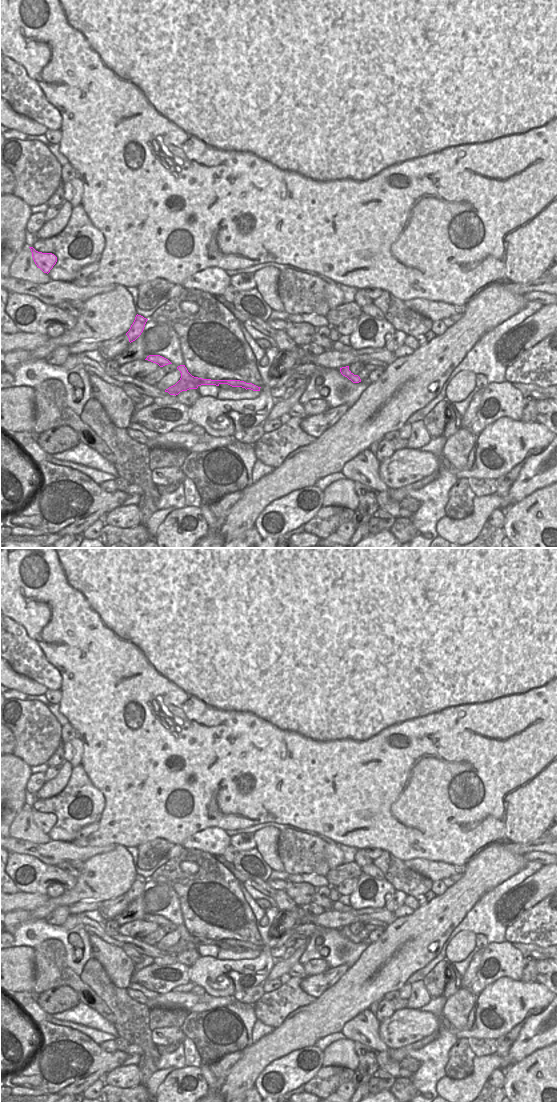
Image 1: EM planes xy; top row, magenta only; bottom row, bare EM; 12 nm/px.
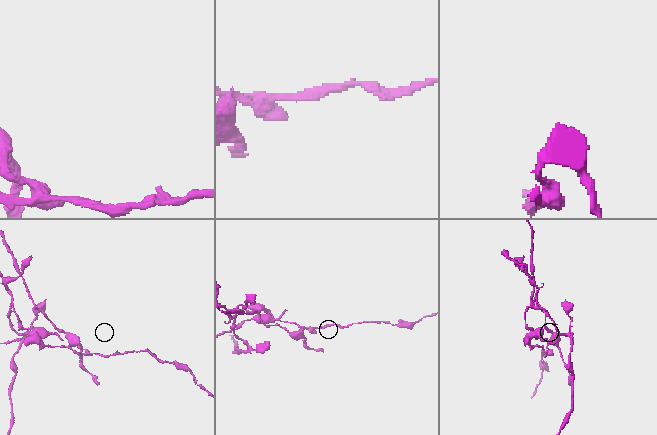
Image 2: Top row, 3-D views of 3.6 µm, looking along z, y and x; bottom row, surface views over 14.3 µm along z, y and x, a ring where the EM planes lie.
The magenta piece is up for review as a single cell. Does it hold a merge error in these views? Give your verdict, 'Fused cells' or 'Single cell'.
Fused cells.

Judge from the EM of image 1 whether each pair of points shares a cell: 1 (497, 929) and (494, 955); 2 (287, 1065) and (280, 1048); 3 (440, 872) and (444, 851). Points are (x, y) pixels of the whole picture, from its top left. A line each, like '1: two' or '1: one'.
1: two
2: two
3: two

